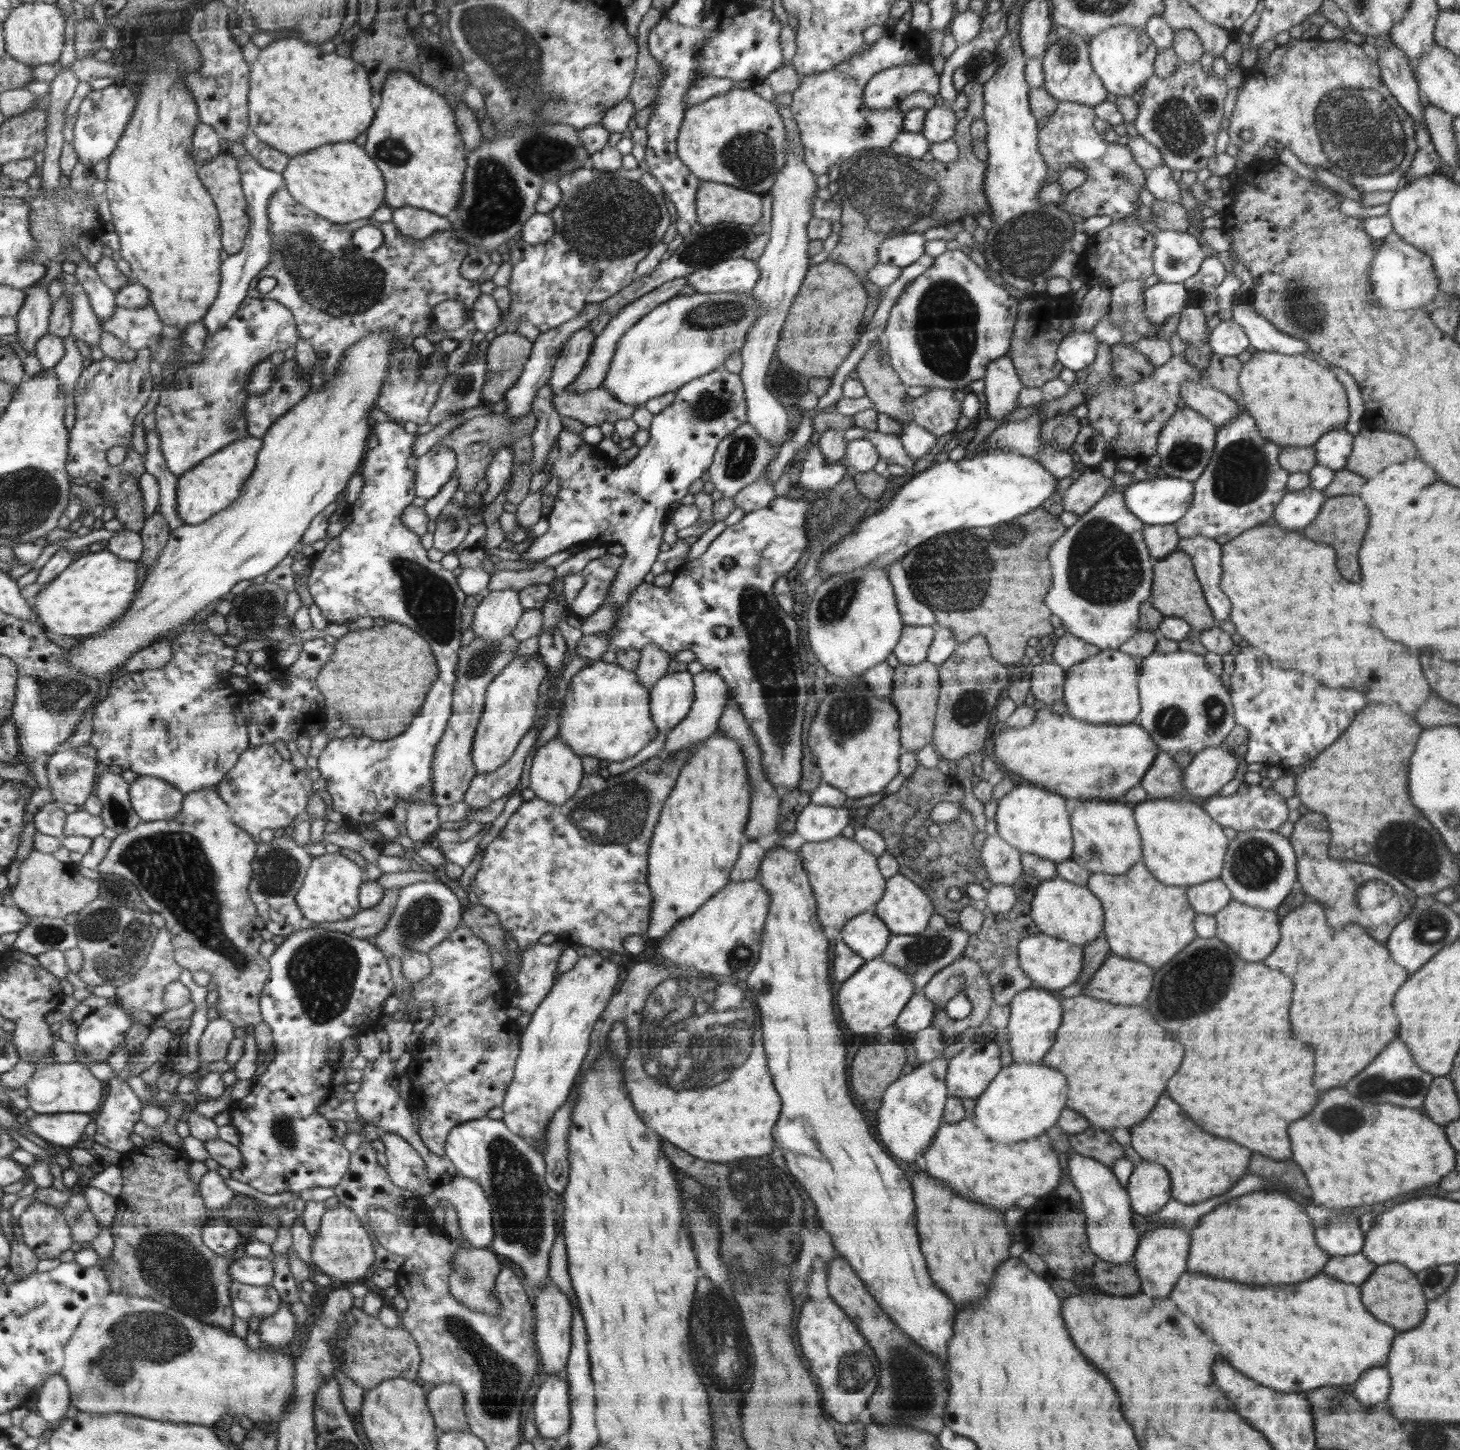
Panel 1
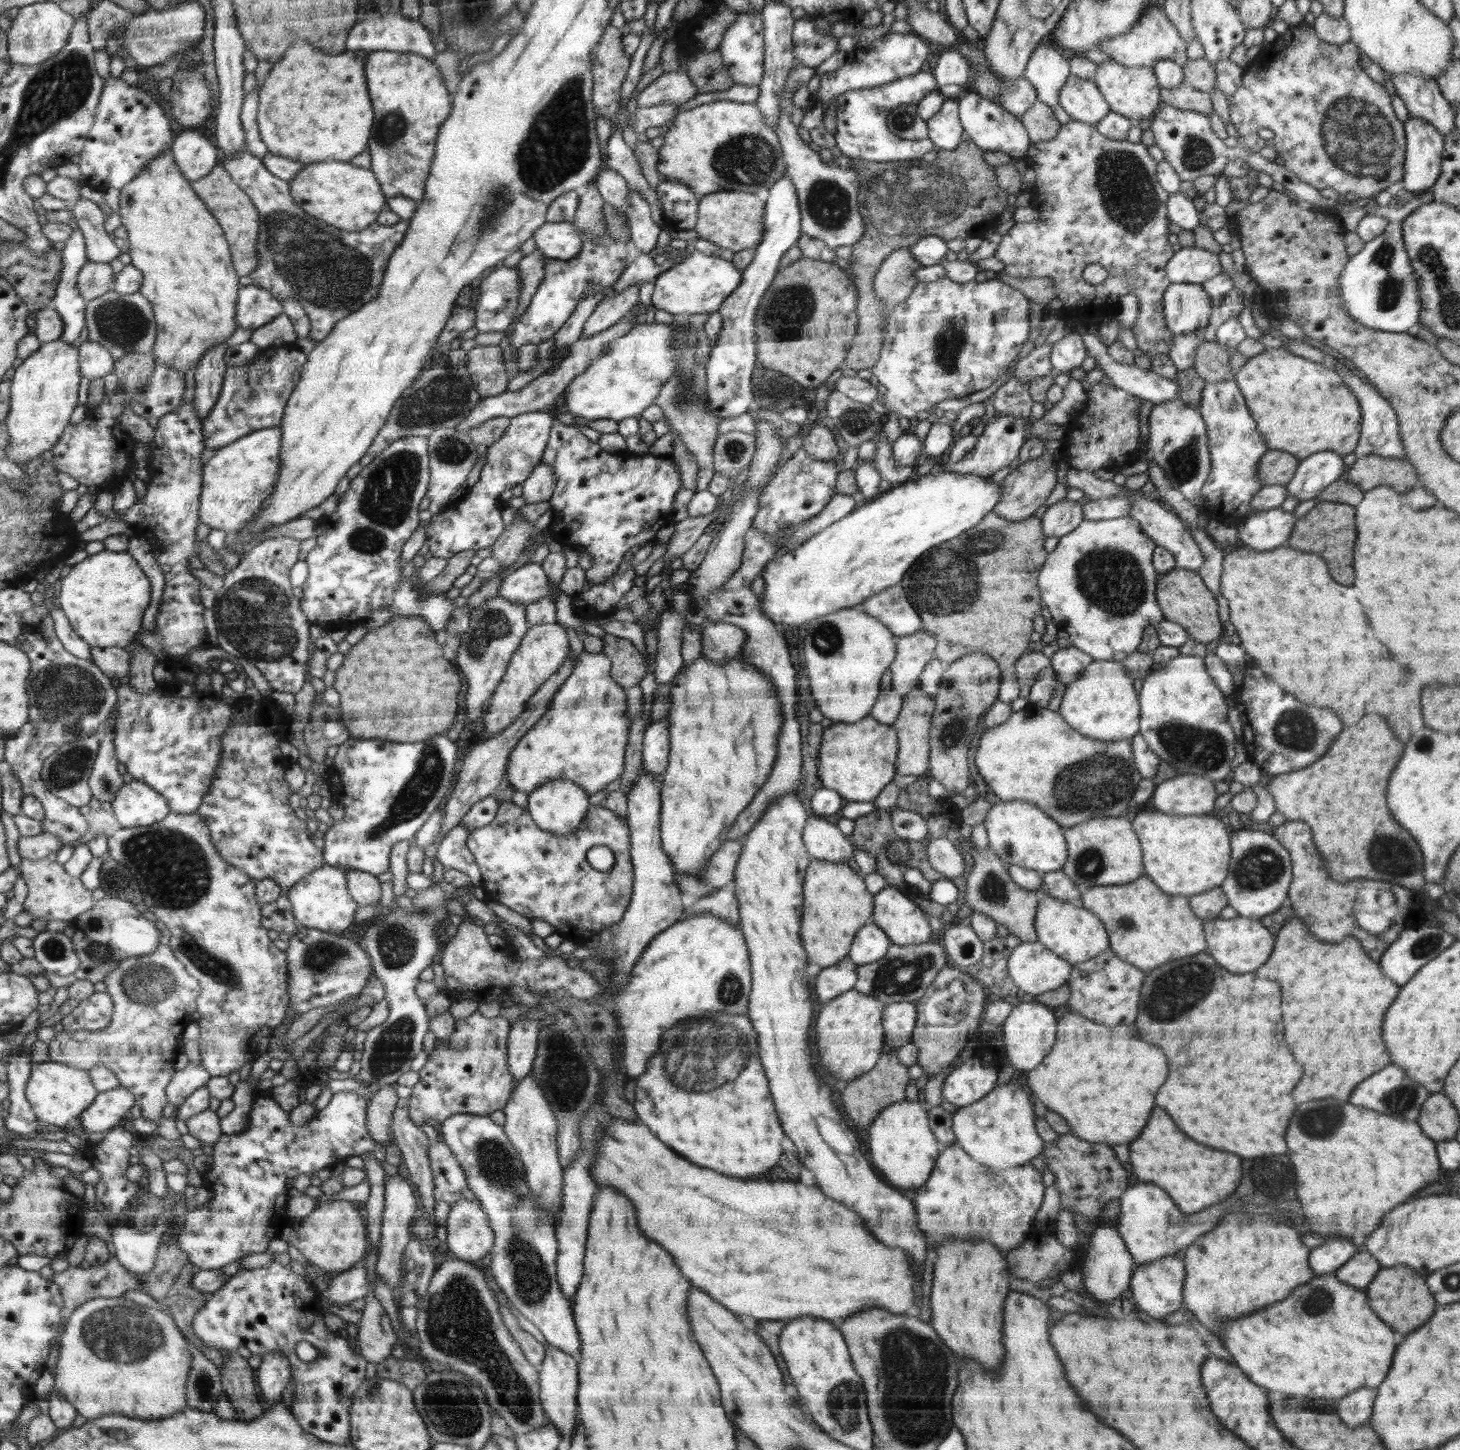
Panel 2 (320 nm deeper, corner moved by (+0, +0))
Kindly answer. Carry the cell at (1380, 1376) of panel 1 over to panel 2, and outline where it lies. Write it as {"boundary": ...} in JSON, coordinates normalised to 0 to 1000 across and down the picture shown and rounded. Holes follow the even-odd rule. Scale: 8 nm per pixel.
{"boundary":[[[933,957],[916,967],[916,977],[925,985],[937,982],[940,970],[942,964],[942,957]]]}

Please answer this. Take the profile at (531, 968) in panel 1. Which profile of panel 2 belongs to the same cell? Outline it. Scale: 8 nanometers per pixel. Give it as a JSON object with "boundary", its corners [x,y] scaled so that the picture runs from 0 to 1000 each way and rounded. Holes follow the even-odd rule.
{"boundary":[[[358,702],[353,704],[349,710],[348,729],[349,738],[352,741],[352,751],[354,751],[356,745],[364,739],[368,723],[370,708],[371,708],[370,703]]]}

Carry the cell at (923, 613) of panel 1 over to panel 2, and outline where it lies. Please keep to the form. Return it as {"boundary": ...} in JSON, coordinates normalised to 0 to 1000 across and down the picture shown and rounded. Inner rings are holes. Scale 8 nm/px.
{"boundary":[[[617,402],[604,407],[590,416],[592,421],[603,427],[614,439],[625,438],[632,434],[630,425],[623,417]]]}

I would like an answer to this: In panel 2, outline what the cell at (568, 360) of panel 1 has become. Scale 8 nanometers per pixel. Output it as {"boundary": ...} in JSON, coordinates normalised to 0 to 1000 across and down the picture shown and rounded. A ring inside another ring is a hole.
{"boundary":[[[434,196],[426,201],[421,202],[411,208],[400,223],[398,232],[400,233],[407,232],[407,230],[421,225],[423,221],[430,217],[438,210],[438,200],[438,197]]]}

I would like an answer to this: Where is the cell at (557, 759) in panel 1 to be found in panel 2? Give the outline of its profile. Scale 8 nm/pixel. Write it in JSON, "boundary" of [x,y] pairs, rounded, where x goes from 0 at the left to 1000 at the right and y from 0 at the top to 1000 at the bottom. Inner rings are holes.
{"boundary":[[[382,537],[371,541],[362,548],[361,559],[371,572],[379,574],[382,577],[389,577],[395,574],[404,558],[404,548],[396,541],[388,537]]]}

